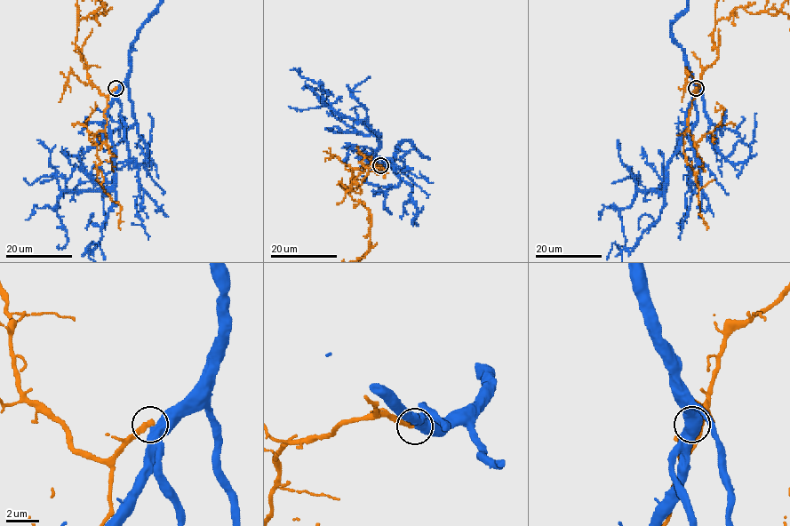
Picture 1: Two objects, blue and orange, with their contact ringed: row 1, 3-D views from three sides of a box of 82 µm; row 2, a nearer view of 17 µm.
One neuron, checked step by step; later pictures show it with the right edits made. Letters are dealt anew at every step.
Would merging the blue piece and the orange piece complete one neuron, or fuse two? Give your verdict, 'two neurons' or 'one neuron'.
two neurons

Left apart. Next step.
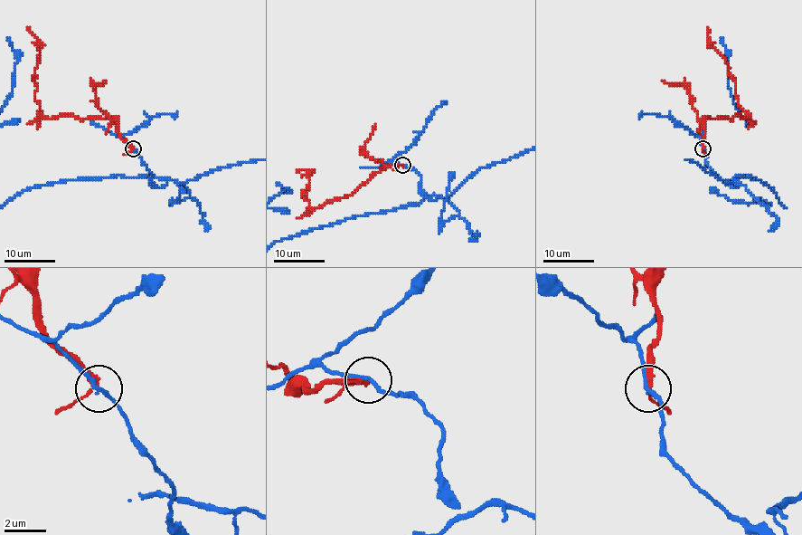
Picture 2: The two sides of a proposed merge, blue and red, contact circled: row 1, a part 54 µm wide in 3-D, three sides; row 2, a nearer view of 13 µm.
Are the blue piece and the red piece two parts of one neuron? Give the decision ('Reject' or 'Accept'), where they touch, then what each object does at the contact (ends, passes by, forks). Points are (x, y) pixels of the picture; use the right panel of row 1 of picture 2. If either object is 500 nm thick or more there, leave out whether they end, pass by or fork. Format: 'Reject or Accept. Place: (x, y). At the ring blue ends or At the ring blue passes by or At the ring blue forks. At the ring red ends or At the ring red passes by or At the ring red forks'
Reject. Place: (702, 148). At the ring blue passes by. At the ring red passes by

